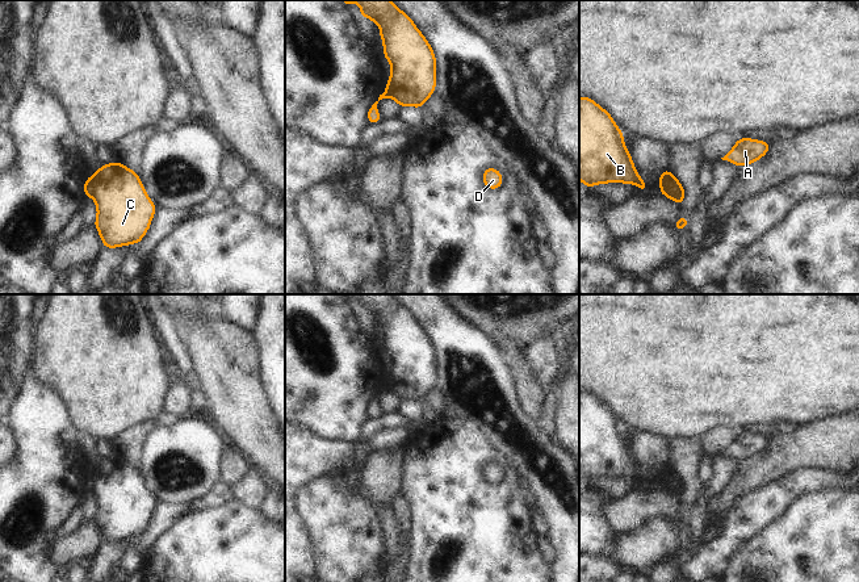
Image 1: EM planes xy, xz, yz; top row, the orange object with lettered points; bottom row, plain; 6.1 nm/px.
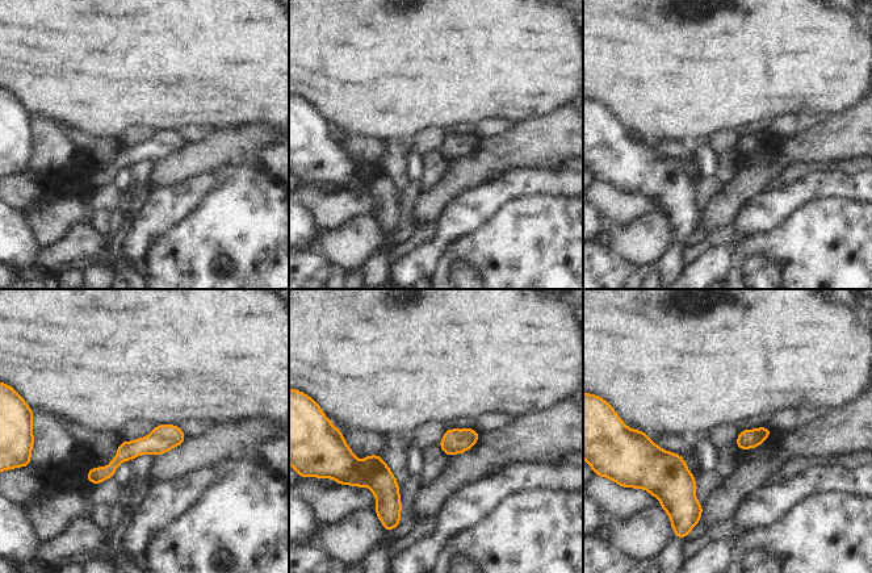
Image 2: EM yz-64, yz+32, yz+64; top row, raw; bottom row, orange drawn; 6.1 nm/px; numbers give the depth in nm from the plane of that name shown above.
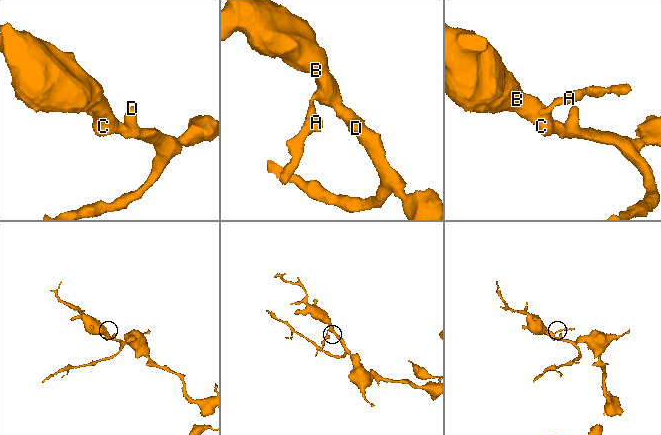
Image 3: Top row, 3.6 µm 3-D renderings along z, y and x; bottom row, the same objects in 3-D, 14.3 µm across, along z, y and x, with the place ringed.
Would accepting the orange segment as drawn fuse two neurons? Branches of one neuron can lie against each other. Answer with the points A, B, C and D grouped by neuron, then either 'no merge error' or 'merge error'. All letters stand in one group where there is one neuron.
groups A / B C D; merge error

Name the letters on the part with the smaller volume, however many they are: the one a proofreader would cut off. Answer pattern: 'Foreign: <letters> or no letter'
Foreign: A

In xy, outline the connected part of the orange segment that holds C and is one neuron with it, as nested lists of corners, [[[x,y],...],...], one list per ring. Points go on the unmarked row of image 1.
[[[116,455],[112,459],[102,459],[92,470],[95,473],[92,493],[97,502],[95,522],[101,531],[104,541],[114,543],[133,537],[138,539],[150,523],[156,499],[144,486],[137,466]]]

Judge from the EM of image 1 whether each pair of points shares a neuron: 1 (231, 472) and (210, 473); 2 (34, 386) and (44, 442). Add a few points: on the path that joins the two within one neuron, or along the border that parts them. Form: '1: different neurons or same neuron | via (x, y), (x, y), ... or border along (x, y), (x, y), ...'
1: different neurons | border along (225, 446), (220, 460), (220, 481)
2: same neuron | via (34, 400), (42, 428)

